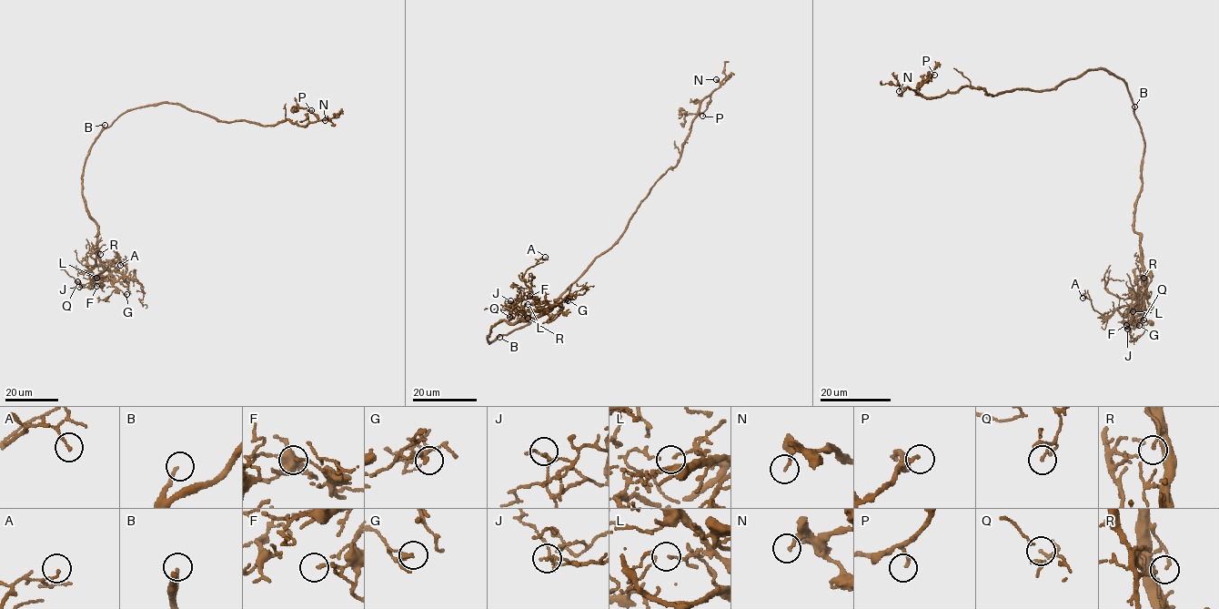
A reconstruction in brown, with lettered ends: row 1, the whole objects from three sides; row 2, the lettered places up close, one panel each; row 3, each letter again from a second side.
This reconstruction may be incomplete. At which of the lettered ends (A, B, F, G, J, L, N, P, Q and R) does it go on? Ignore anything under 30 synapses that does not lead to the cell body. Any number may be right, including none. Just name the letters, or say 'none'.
B

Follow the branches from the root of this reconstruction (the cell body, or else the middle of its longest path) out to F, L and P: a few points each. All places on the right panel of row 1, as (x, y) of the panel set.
F: (1114, 76), (1124, 82), (1144, 142), (1142, 191), (1133, 228), (1140, 237), (1147, 293), (1126, 325)
L: (1114, 76), (1124, 82), (1144, 142), (1142, 191), (1133, 228), (1140, 237), (1147, 293), (1133, 311)
P: (1114, 76), (1088, 69), (1042, 91), (1015, 88), (994, 95), (962, 86), (921, 96), (915, 90), (934, 75)

